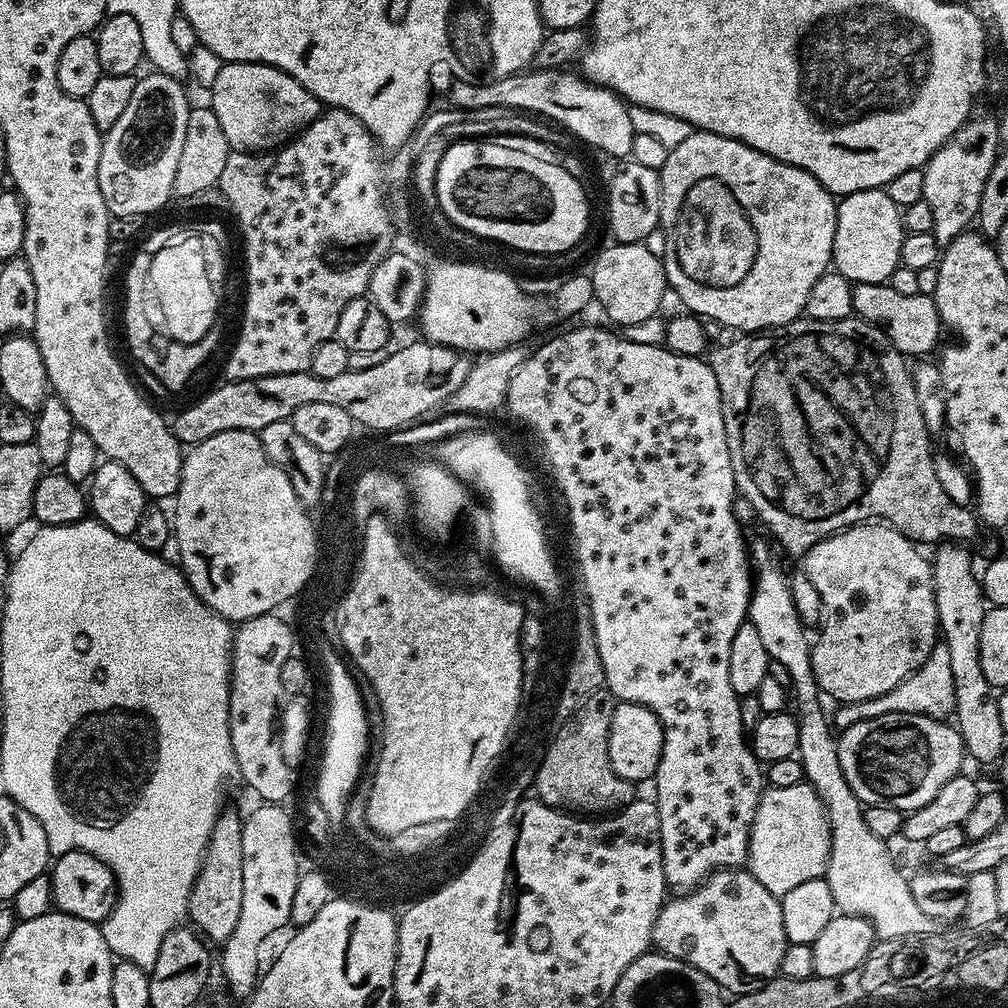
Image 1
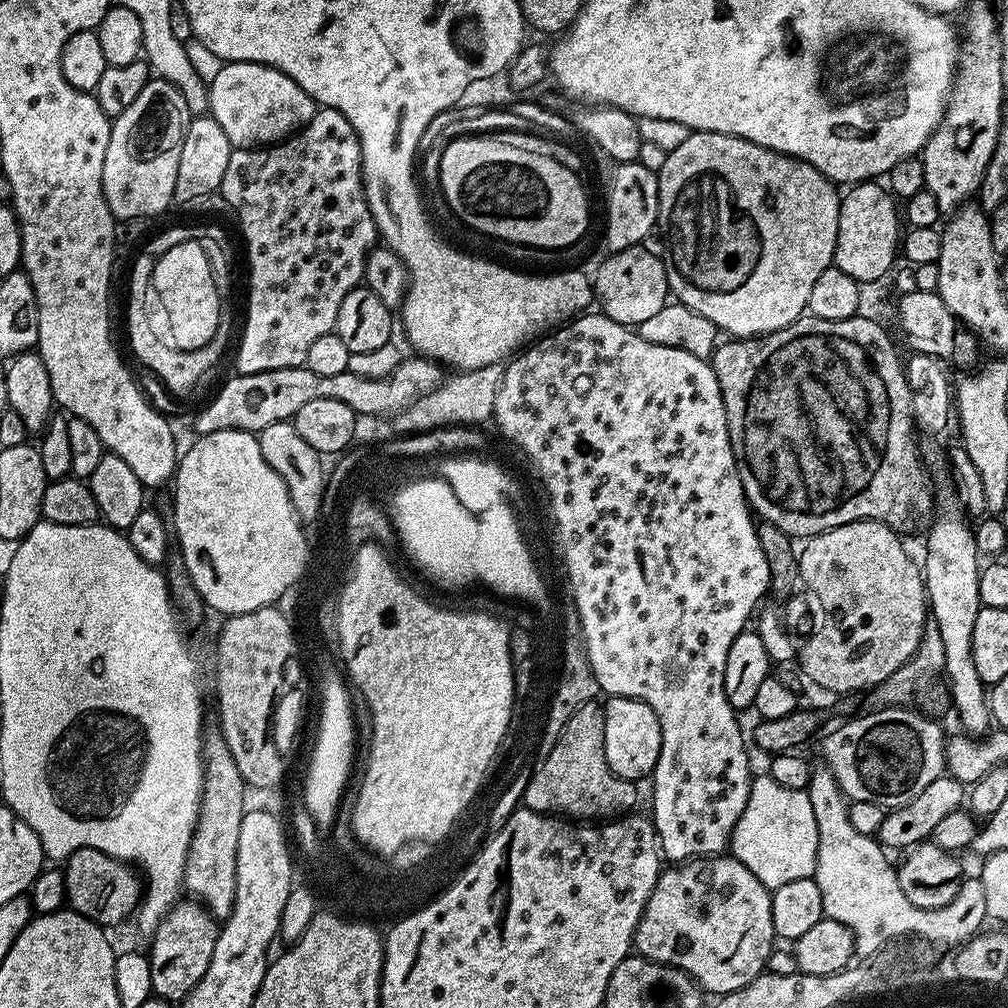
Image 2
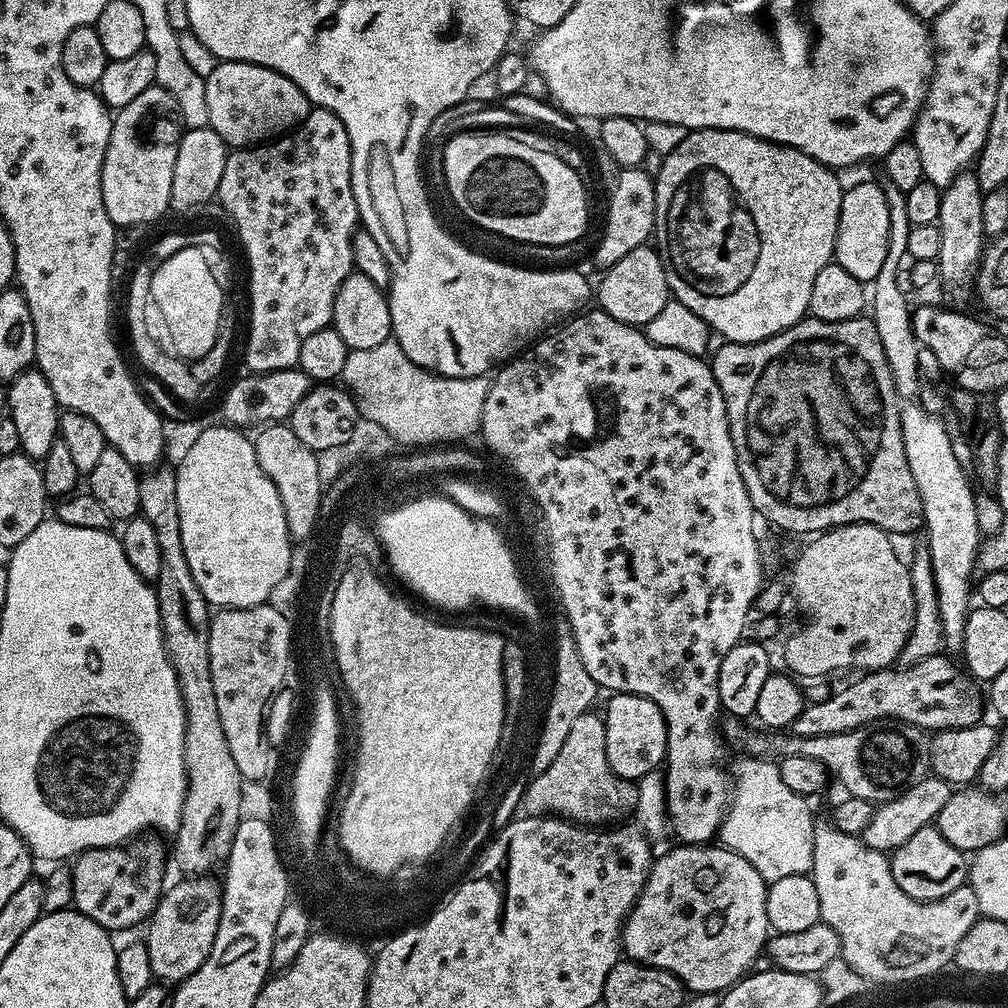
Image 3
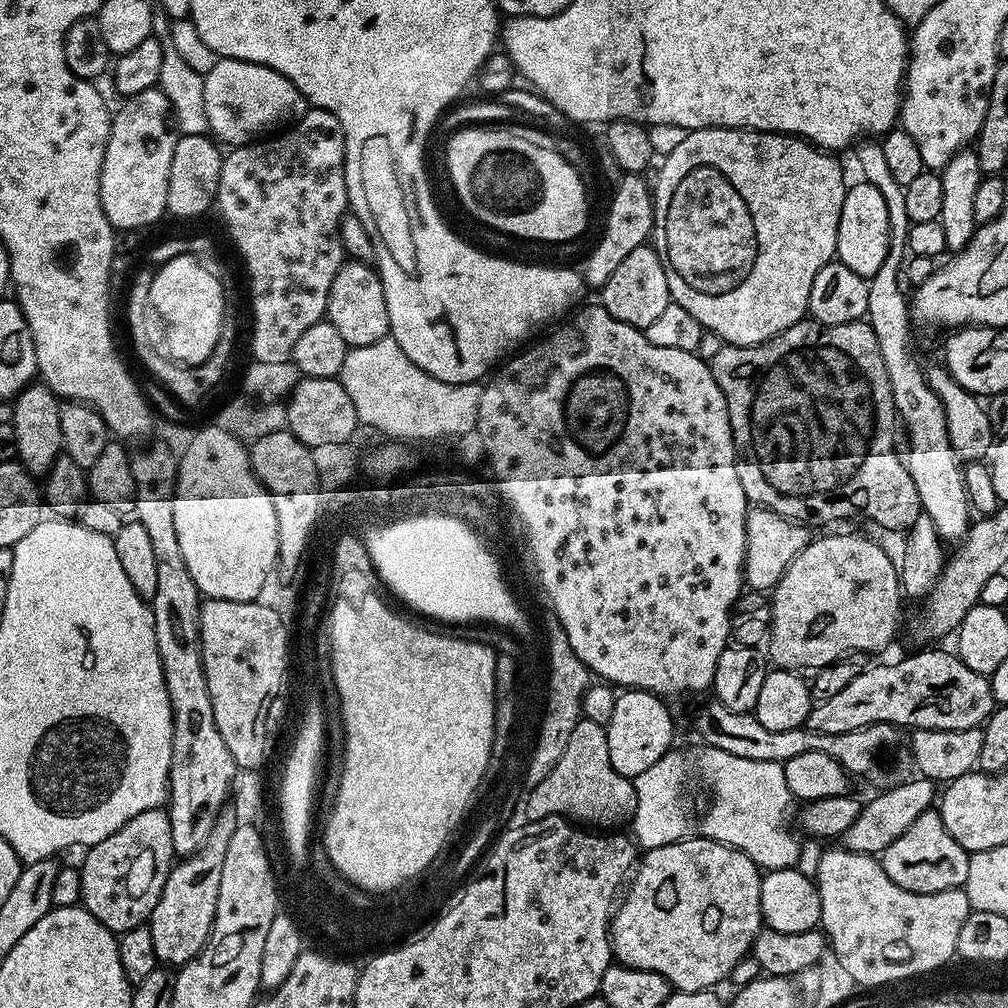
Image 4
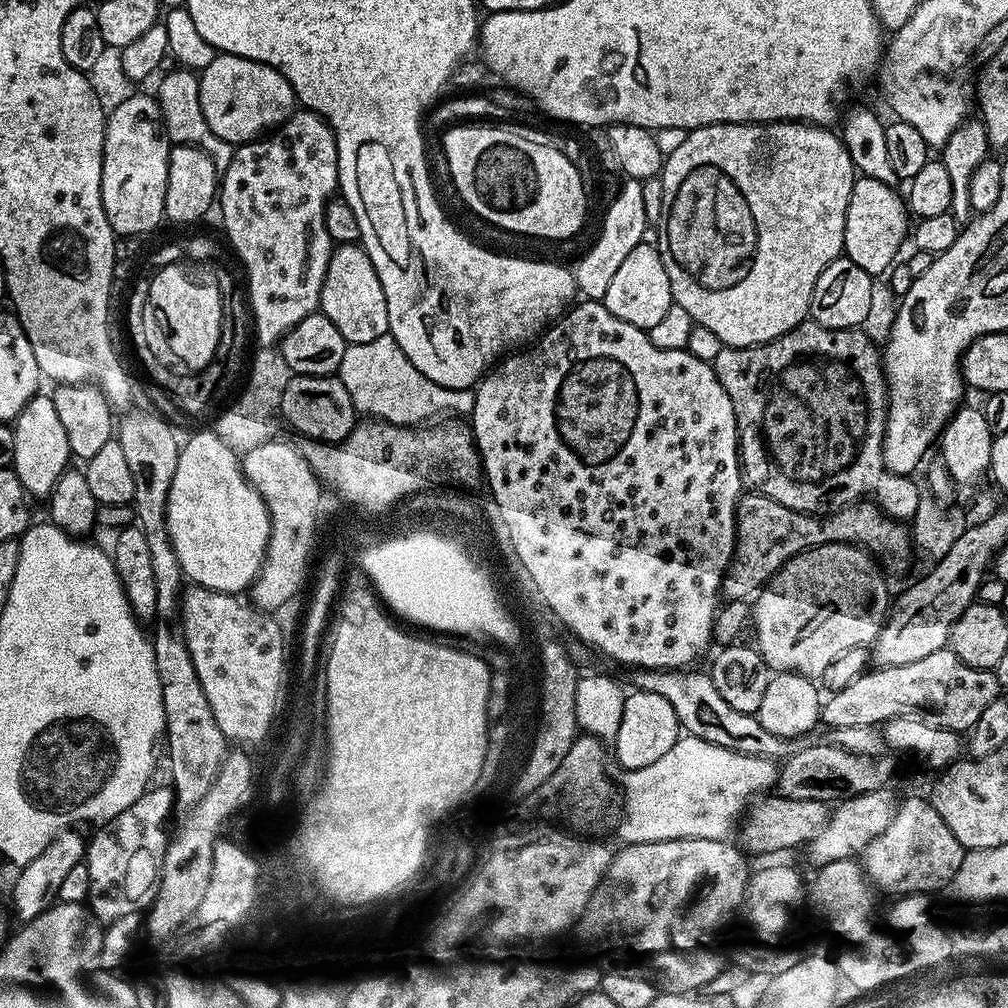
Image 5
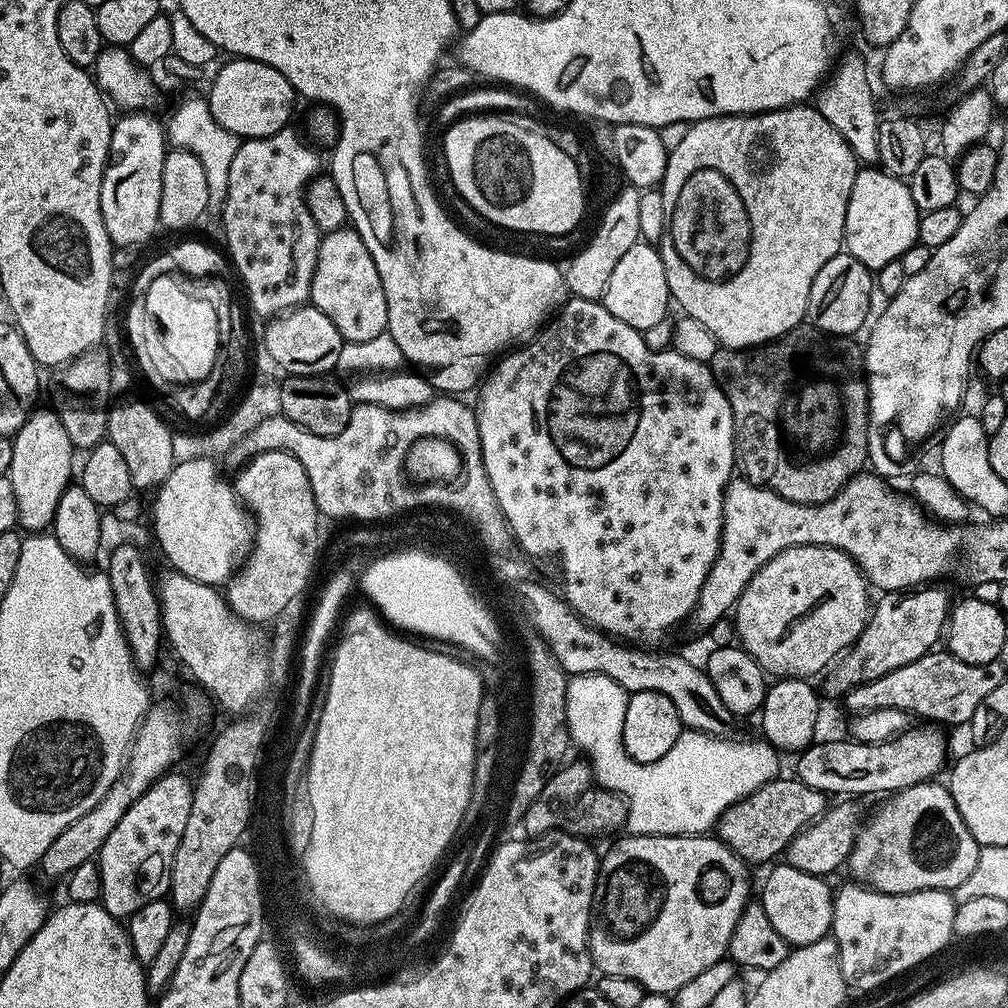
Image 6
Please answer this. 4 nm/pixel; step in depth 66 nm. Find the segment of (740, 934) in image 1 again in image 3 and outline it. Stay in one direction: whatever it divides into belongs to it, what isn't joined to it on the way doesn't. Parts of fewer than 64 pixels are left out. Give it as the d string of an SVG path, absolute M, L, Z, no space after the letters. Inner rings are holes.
M712 842L706 844L680 844L675 847L670 849L665 856L657 855L652 867L649 868L648 881L644 883L644 889L640 892L636 905L632 907L627 920L624 921L622 948L627 959L637 960L639 964L649 964L652 968L661 968L670 974L674 974L684 983L684 987L689 993L715 992L720 994L731 988L733 984L743 980L753 967L755 960L765 951L770 939L770 925L766 914L768 884L762 878L762 874L758 874L758 870L754 870L754 866L750 866L750 862L746 862L746 858L742 858L742 854L732 852L729 848L717 846Z

